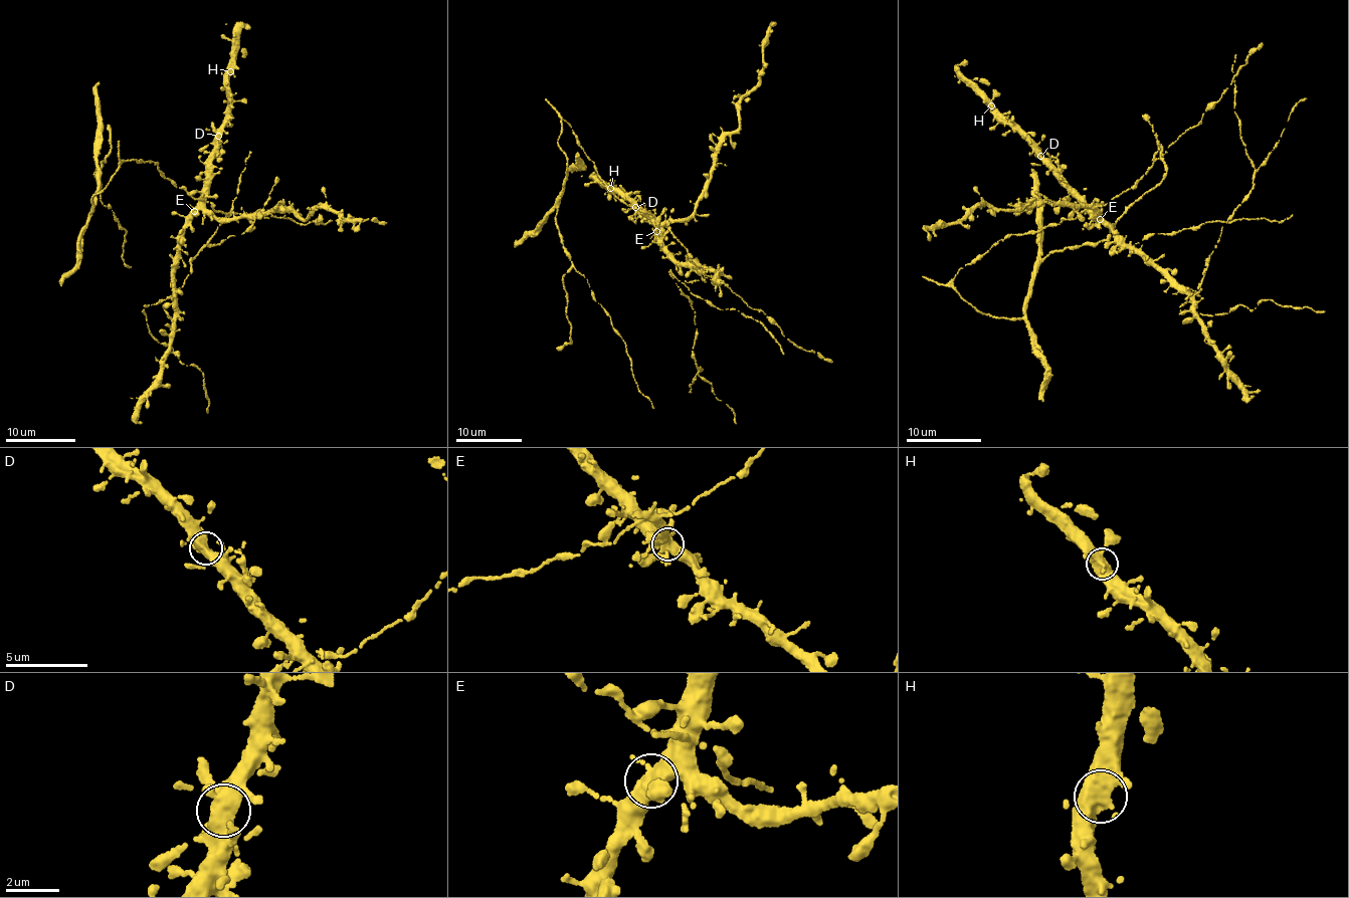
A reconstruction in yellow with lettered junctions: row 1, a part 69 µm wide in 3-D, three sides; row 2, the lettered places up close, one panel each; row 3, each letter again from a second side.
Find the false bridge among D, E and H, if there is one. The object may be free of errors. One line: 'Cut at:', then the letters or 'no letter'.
Cut at: no letter

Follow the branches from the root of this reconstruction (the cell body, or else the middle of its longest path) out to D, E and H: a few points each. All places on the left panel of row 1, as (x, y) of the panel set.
D: (158, 165), (164, 176), (176, 186), (186, 188), (187, 192), (199, 192), (204, 189), (218, 136)
E: (158, 165), (164, 176), (176, 186), (186, 188), (194, 199), (203, 201), (193, 210)
H: (158, 165), (164, 176), (187, 192), (194, 194), (204, 189), (231, 101), (228, 80), (230, 71)

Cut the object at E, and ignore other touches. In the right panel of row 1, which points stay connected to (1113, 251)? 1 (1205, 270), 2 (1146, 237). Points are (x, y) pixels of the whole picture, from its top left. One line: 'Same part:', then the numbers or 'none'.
Same part: none

